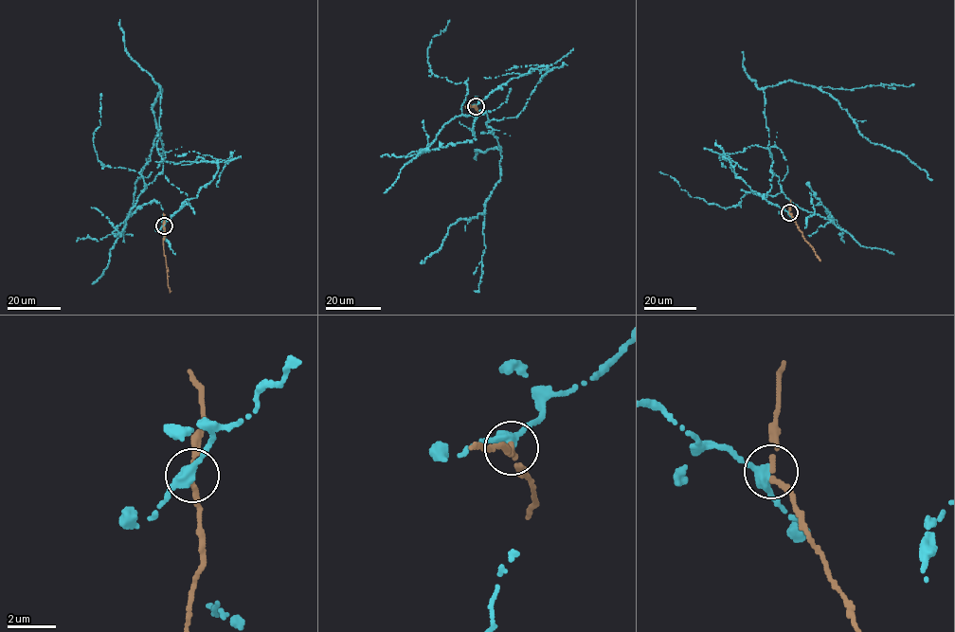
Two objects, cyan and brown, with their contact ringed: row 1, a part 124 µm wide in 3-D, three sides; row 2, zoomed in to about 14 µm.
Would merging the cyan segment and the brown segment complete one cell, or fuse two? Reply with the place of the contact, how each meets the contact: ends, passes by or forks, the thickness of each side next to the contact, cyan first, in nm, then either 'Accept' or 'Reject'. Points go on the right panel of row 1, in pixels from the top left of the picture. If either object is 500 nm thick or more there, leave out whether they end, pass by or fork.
Place: (789, 212). At the ring cyan passes by. At the ring brown passes by. Thickness 380 nm (cyan) against 220 nm. Reject

